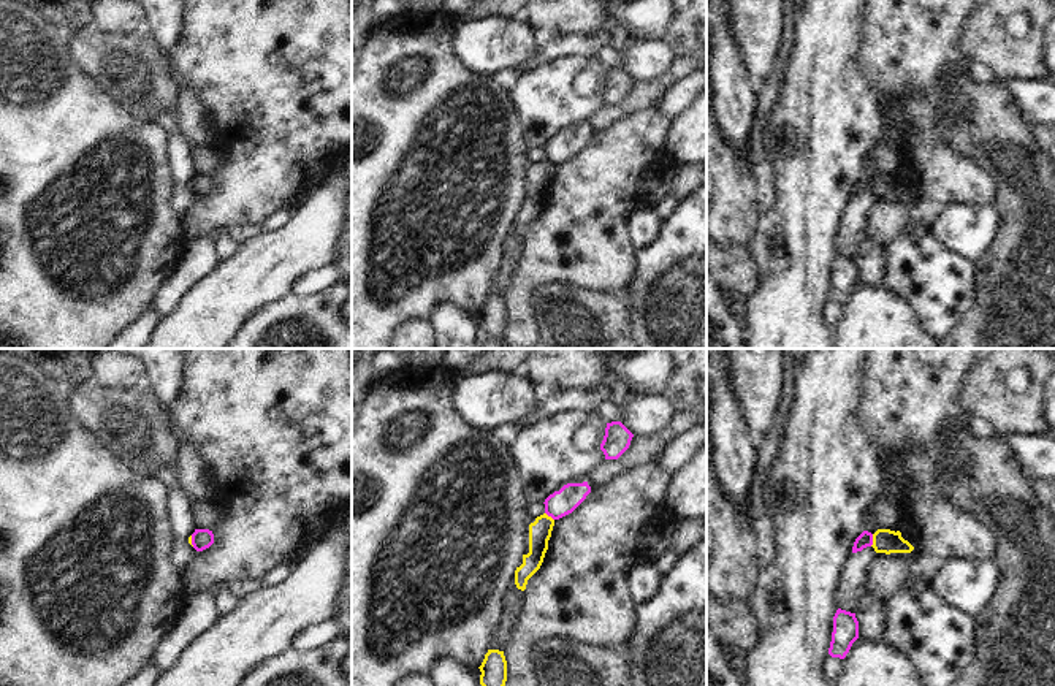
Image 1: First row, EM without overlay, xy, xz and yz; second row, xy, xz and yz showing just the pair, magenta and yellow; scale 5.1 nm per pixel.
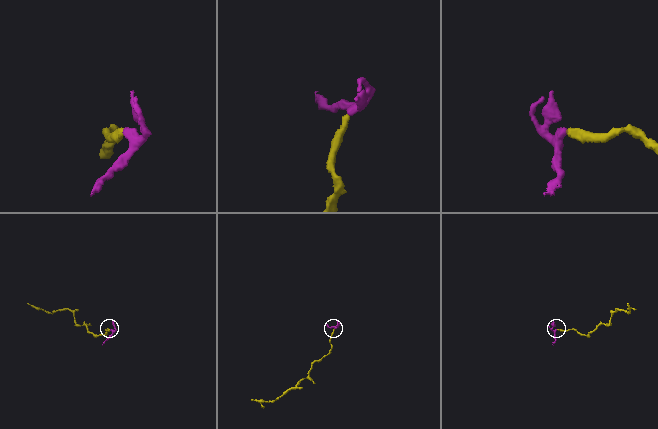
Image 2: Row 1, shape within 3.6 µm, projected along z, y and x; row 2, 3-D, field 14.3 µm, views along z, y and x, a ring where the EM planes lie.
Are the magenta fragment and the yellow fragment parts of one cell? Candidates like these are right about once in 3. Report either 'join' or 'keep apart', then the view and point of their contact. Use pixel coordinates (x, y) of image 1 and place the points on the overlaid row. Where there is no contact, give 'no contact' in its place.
keep apart; meets magenta in yz at (872, 541)

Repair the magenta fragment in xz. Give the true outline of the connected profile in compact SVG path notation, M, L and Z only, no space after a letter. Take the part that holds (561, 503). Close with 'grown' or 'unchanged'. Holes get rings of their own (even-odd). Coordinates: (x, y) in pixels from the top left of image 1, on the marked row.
M588 482L567 483L545 499L545 513L553 520L559 520L572 513L591 493Z; unchanged

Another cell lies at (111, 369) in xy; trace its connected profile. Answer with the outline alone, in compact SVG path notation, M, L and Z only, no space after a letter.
M98 349L92 358L92 383L105 390L144 385L146 368L136 356Z

